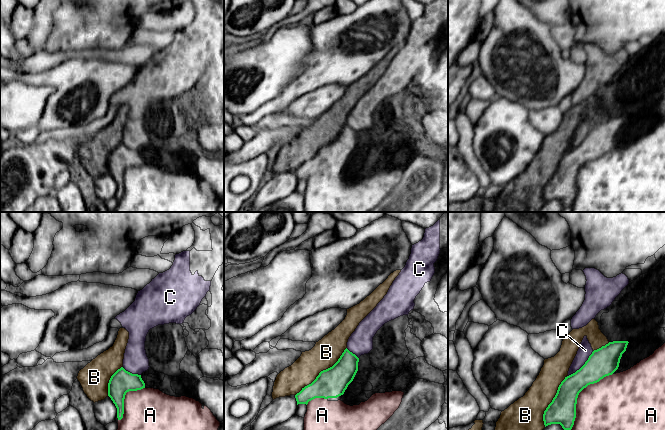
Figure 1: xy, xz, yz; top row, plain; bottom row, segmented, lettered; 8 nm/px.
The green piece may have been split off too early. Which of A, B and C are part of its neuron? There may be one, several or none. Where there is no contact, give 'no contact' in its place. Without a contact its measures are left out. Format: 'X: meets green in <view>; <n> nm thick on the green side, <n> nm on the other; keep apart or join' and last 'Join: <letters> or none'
A: meets green in yz; 220 nm thick on the green side, 460 nm on the other; keep apart
B: meets green in xz; 240 nm thick on the green side, 220 nm on the other; keep apart
C: meets green in yz; 220 nm thick on the green side, 110 nm on the other; join
Join: C

